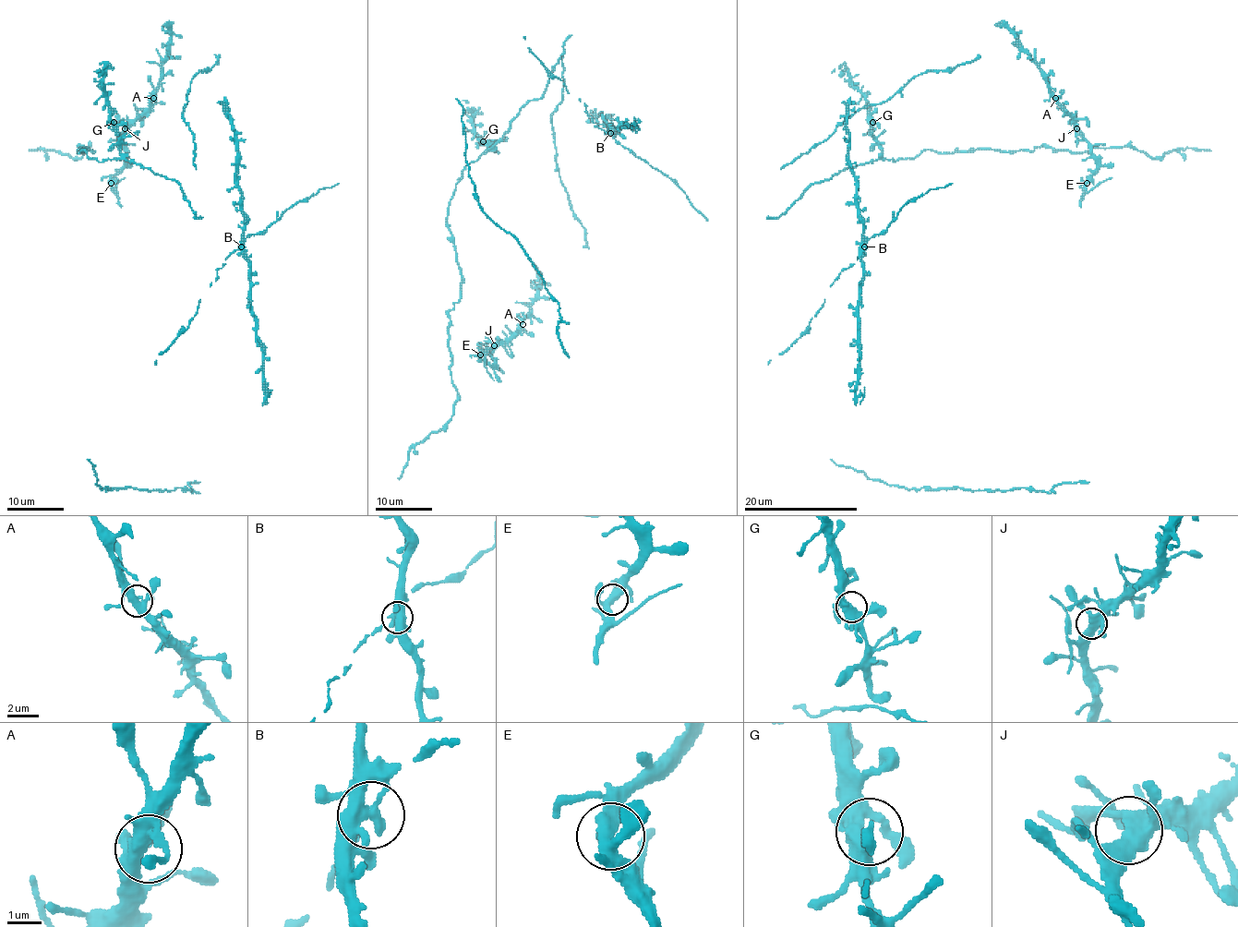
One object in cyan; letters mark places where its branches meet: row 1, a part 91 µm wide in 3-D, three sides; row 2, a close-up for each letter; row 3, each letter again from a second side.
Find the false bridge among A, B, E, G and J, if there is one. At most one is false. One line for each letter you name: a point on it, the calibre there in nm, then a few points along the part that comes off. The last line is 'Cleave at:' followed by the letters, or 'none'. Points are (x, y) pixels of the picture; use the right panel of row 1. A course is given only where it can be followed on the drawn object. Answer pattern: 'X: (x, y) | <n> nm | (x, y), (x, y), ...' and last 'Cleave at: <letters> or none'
B: (864, 246) | 420 nm | (864, 246), (861, 251), (859, 384), (856, 394), (863, 394), (860, 404)
Cleave at: B

